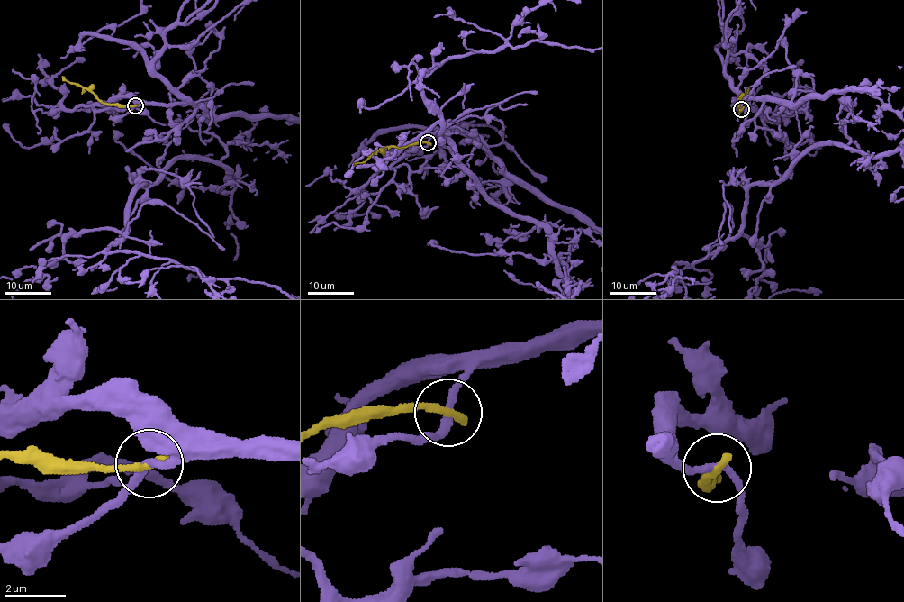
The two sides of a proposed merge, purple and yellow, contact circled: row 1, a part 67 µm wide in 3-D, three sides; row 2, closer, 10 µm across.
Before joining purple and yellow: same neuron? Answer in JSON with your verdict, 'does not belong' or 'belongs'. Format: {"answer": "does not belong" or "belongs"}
{"answer": "does not belong"}

